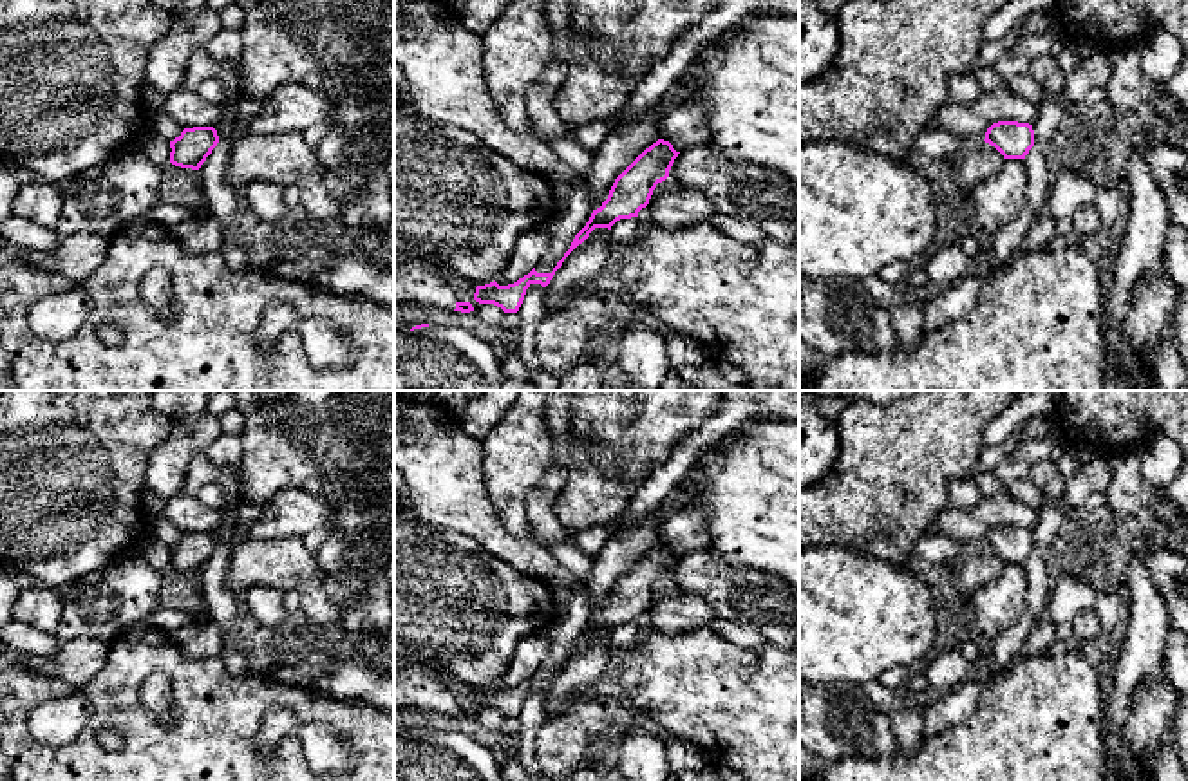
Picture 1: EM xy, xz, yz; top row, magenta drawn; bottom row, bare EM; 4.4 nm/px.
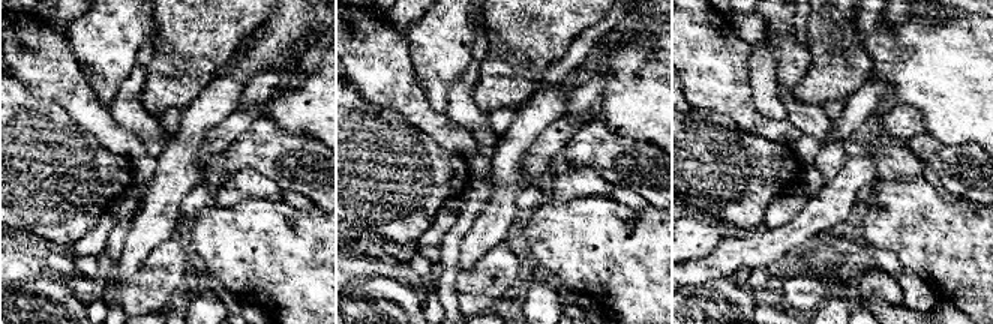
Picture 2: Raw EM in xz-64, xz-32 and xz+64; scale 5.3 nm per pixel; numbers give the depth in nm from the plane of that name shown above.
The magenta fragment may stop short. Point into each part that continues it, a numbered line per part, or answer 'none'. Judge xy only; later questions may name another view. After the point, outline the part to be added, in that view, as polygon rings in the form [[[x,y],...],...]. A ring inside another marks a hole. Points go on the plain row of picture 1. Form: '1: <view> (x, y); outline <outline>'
none

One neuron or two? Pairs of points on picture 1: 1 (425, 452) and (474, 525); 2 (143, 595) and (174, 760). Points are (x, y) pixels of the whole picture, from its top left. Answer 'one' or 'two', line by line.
1: one
2: two

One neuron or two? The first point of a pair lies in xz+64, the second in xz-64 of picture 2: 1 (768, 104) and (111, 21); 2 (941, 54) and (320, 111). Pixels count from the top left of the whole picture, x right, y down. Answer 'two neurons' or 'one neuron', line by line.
1: one neuron
2: one neuron

